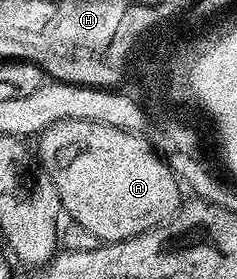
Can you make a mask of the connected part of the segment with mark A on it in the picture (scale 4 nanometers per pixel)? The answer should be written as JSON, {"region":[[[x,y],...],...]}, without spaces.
{"region":[[[59,120],[40,133],[38,143],[39,167],[58,190],[61,209],[67,215],[69,212],[76,219],[73,221],[95,236],[97,241],[125,240],[157,228],[159,224],[169,220],[182,203],[181,181],[162,159],[161,153],[143,135],[98,122]]]}

